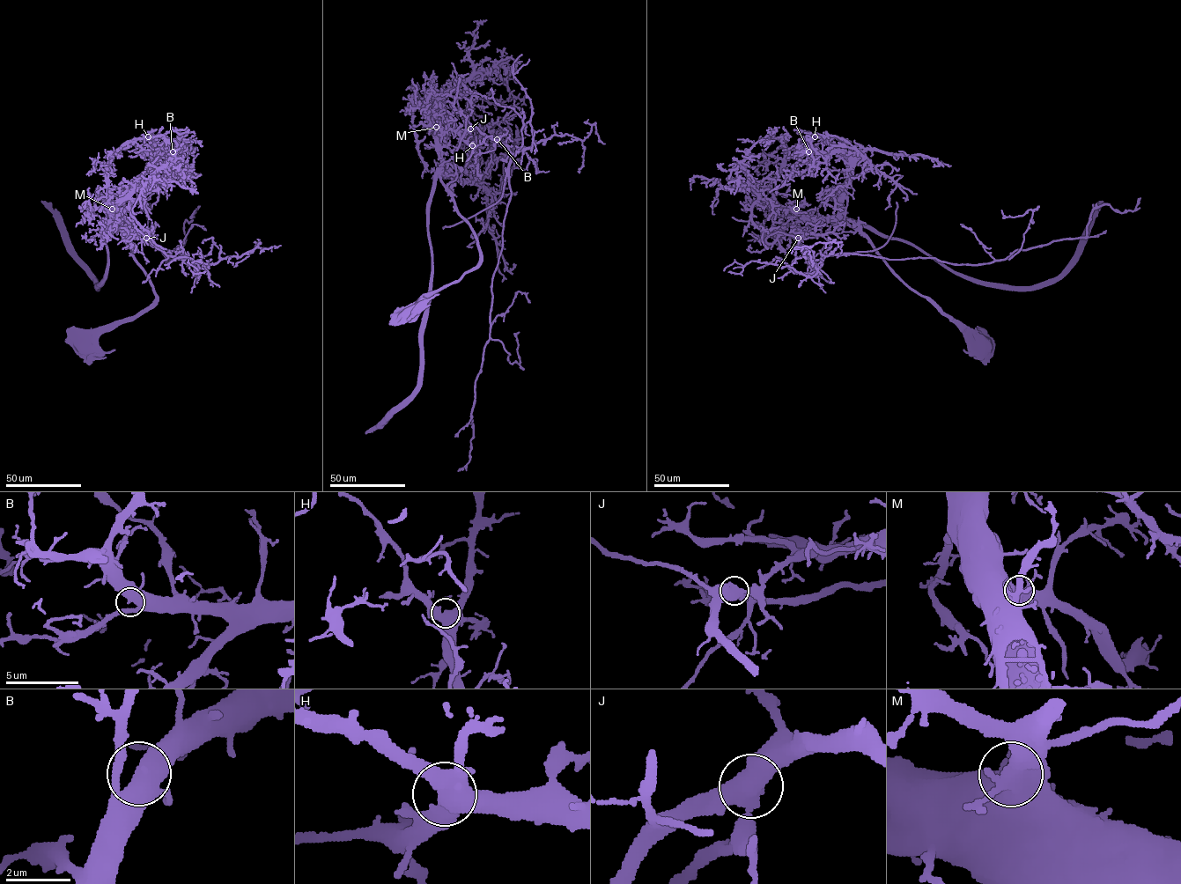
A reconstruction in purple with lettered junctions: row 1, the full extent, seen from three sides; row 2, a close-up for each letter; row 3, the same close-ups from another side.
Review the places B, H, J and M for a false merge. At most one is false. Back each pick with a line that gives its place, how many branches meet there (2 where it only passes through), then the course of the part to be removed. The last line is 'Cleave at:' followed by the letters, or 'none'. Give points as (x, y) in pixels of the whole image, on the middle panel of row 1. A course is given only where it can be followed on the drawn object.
J: at (470, 128); 3 branches meet; foreign part runs (470, 128), (476, 127), (506, 146), (511, 198), (491, 283), (490, 337), (476, 381), (469, 460), (458, 471)
Cleave at: J

